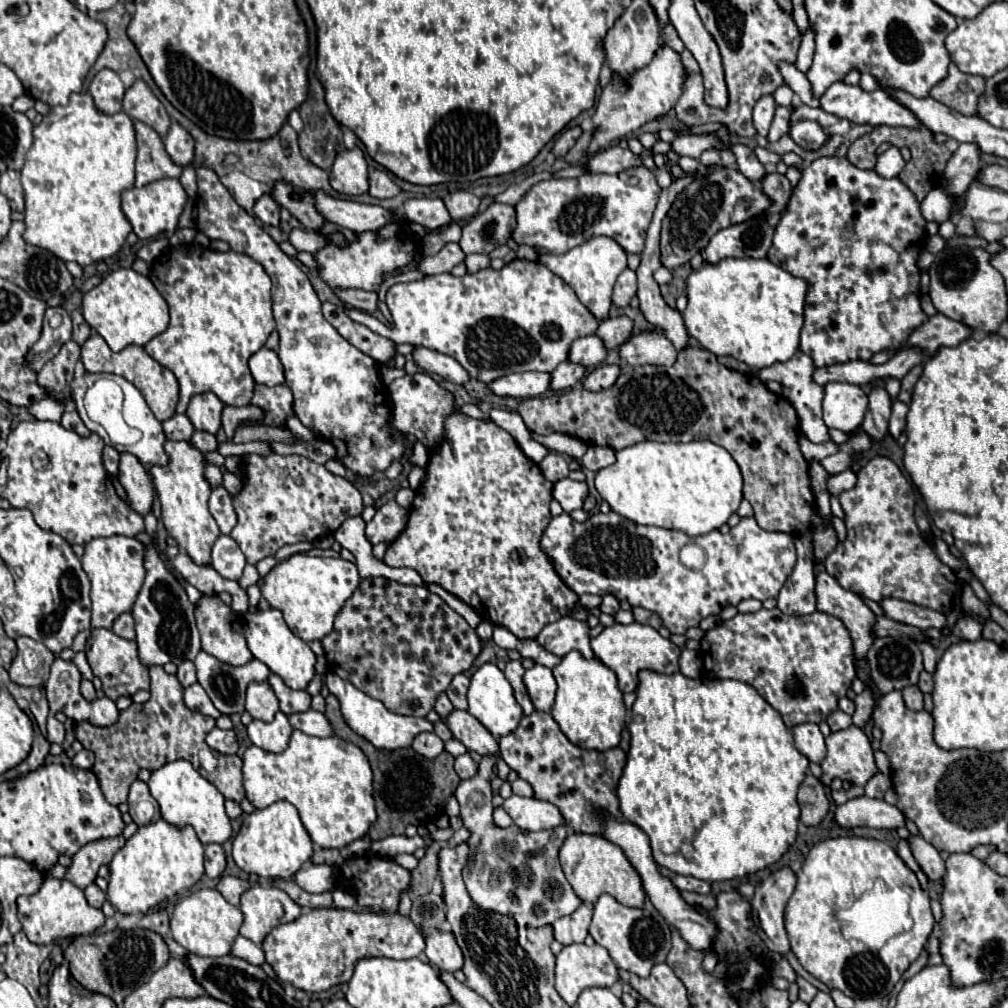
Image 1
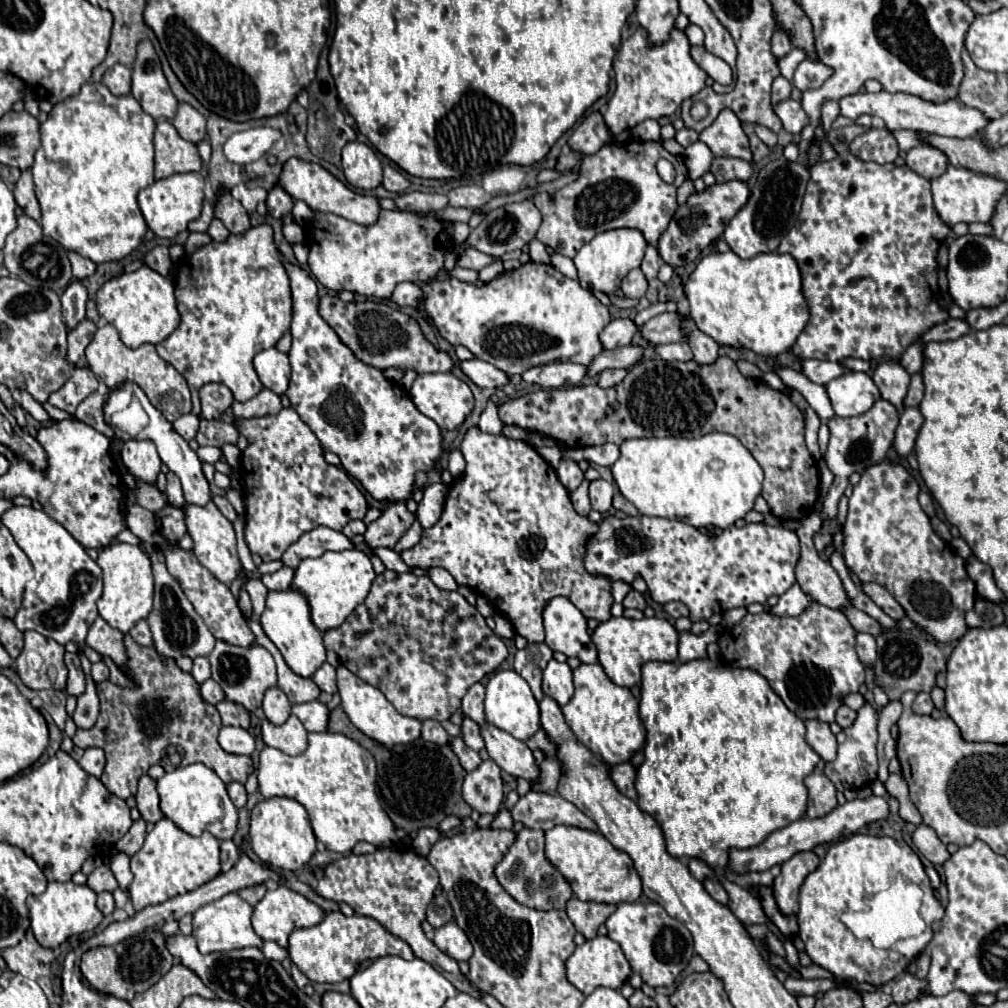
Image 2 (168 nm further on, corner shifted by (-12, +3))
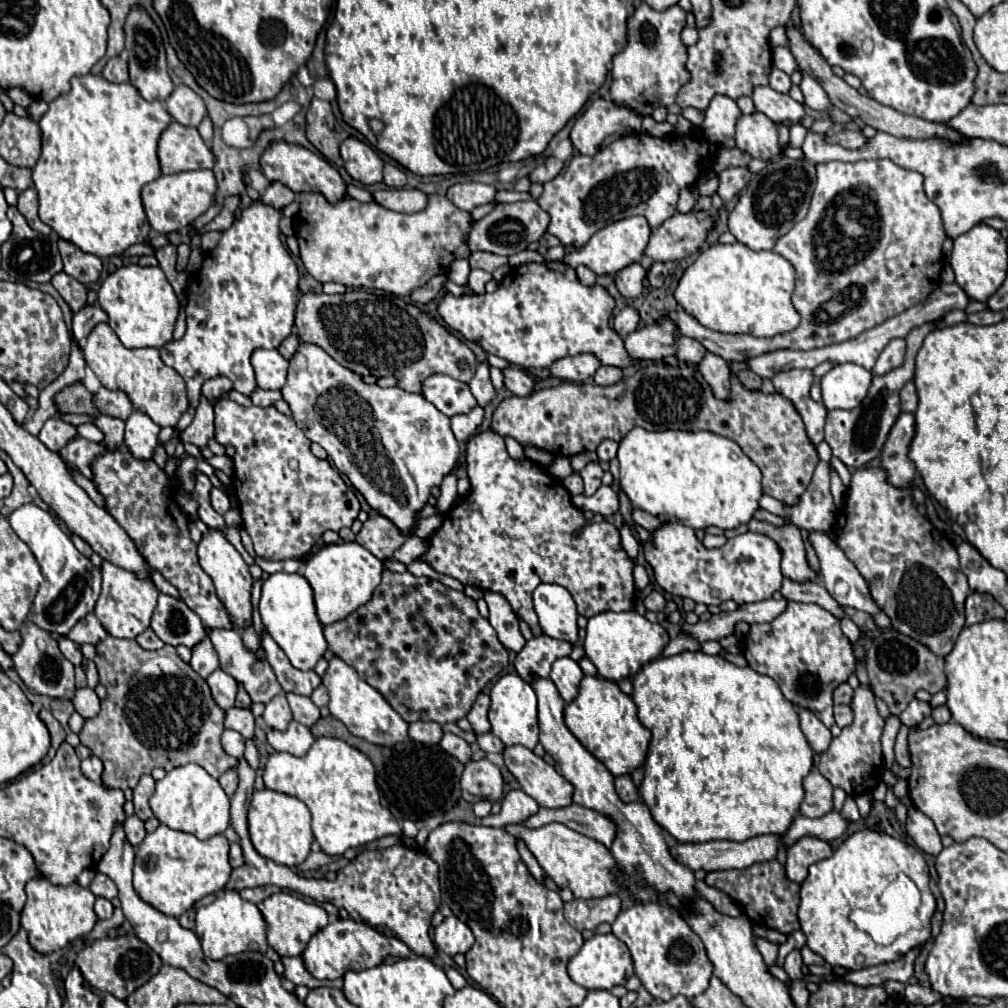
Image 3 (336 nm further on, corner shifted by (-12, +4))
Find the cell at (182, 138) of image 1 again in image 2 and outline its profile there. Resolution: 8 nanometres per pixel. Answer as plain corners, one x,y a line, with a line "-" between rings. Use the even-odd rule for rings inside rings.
179,103
173,125
177,133
191,143
199,143
205,137
205,117
189,103

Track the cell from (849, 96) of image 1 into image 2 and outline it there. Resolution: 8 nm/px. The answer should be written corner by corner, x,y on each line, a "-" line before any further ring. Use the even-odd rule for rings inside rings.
887,91
847,95
839,101
839,105
841,105
841,115
849,117
849,119
857,119
859,115
867,113
873,117
875,115
881,117
885,121
887,129
891,129
891,131
913,129
913,131
927,131
927,133
945,135
945,137
977,137
977,135
983,135
987,123
991,121
989,117
983,115
983,111
979,111
975,107
967,107
959,99
951,99
947,103
937,105
937,103
929,103
929,101
923,101
923,99
913,97
913,95
887,93

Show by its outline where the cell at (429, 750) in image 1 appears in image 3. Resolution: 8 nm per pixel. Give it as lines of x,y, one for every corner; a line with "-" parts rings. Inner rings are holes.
413,722
409,724
409,738
423,744
439,744
443,730
437,722

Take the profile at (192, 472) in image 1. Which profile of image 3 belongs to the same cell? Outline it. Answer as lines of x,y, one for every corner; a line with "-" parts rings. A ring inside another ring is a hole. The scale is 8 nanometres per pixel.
207,528
201,542
197,544
197,554
199,554
201,568
211,576
211,580
217,588
217,596
223,602
223,606
227,608
227,612
231,614
233,622
239,628
251,624
251,598
249,596
251,596
253,578
249,574
249,566
245,564
241,554
235,550
235,546
227,540
225,532
221,528

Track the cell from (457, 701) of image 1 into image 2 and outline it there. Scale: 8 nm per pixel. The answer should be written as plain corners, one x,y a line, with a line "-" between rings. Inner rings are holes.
475,683
467,695
463,697
461,711
465,717
473,719
477,725
485,725
485,713
483,713
483,701
485,701
485,687
481,683

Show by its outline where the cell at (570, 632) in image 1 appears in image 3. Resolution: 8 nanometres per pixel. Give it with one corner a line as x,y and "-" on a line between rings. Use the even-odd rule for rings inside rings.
539,584
533,592
535,612
543,632
555,640
569,644
579,642
577,634
577,606
571,594
557,584

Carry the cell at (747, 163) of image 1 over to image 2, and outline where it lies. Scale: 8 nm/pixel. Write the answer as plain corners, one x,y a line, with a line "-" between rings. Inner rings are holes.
723,109
717,119
699,133
699,141
703,141
713,155
751,161
749,139
745,137
743,125
731,109

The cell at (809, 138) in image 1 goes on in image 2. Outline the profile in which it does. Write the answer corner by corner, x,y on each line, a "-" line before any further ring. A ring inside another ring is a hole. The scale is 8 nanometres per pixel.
785,99
783,103
773,105
773,111
775,111
777,117
781,119
783,129
789,131
789,133
793,133
793,135
799,135
801,129
807,125
807,115
805,115
805,111
801,109
801,103
799,103
799,101

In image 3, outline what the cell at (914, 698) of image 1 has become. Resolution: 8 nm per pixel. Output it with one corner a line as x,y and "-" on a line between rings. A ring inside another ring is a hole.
915,698
909,702
909,706
903,710
903,714
899,718
905,726
913,726
913,724
919,724
929,714
931,714
931,706
927,702
921,702

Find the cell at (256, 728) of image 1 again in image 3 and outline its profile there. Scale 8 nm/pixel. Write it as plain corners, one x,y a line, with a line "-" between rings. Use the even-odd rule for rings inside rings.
291,720
289,728
285,732
269,730
267,740
277,752
289,752
293,756
303,756
315,742
315,736
311,734
311,730
307,726

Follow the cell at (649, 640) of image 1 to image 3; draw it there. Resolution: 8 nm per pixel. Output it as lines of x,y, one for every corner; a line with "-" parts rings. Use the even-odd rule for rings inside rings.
629,610
629,612
603,612
589,618
583,648
585,656
595,664
599,676
613,682
621,682
629,676
635,676
639,668
649,660
661,656
667,644
669,634
661,624
653,624
645,616

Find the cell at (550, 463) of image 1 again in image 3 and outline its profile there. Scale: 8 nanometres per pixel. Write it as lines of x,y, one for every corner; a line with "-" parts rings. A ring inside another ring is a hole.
573,472
573,474
569,474
565,480
563,480
563,484
565,484
565,488
571,492
571,494
583,494
583,480
581,480
581,476
577,474
577,472

